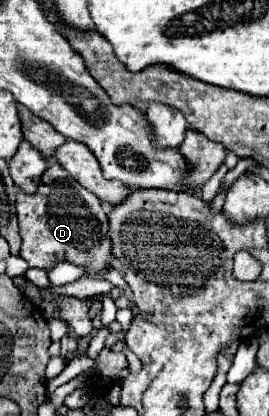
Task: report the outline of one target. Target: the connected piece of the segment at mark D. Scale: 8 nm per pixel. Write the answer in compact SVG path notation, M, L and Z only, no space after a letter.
M48 166L34 194L18 190L16 216L22 236L20 256L32 268L50 270L58 262L72 262L86 266L88 276L94 276L110 264L112 254L108 238L108 216L102 208L102 202L100 198L96 198L96 194L92 194L70 174L66 174L62 166Z

